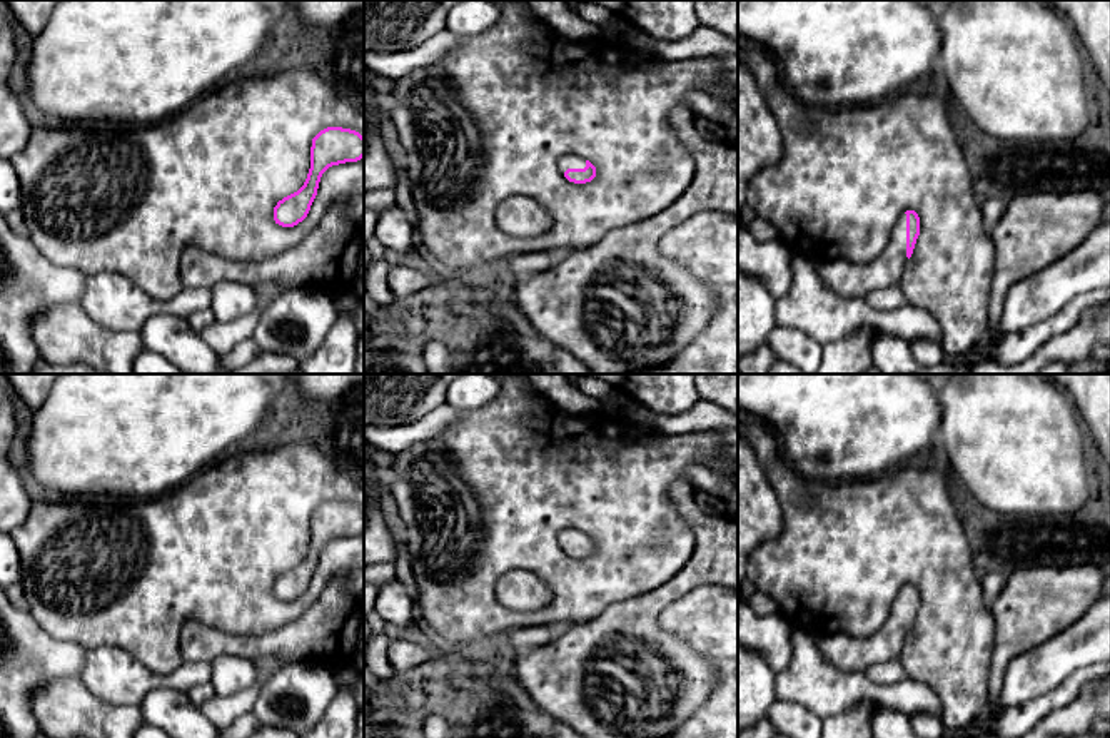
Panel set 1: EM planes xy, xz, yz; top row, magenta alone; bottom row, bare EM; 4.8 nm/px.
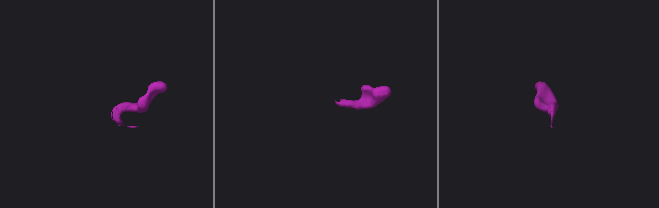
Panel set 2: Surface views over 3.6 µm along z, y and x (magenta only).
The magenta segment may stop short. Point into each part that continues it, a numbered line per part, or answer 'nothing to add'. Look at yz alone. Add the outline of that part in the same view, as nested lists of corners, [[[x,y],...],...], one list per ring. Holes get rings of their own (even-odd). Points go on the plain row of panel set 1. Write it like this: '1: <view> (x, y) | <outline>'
1: yz (848, 653) | [[[906,588],[896,594],[885,624],[870,638],[853,638],[845,633],[815,638],[823,658],[833,666],[865,673],[871,665],[896,660],[906,631]]]

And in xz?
1: xz (565, 536) | [[[563,529],[558,534],[558,541],[559,541],[561,548],[564,549],[564,546],[568,543],[584,543],[586,541],[586,533],[579,531],[579,529]]]

